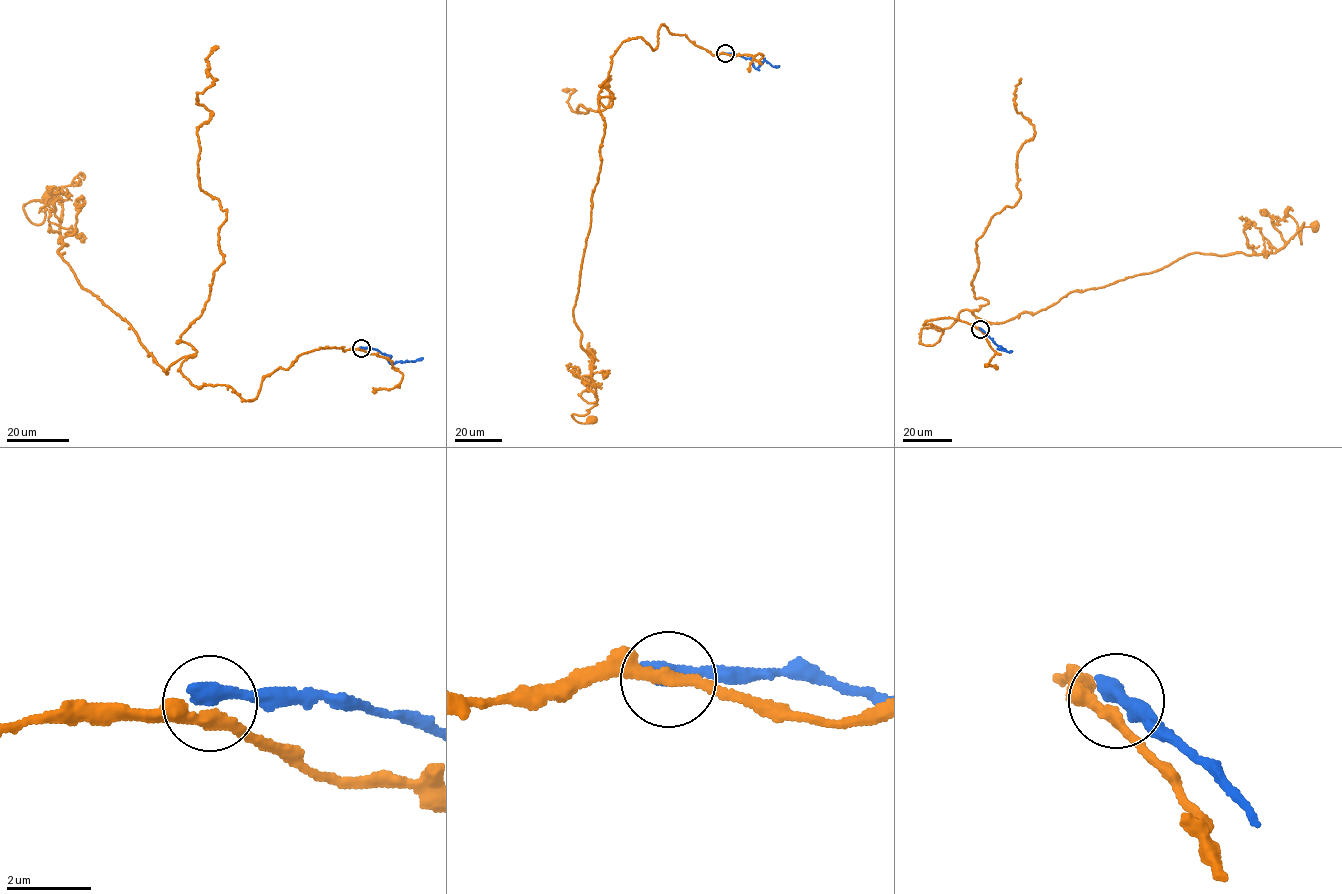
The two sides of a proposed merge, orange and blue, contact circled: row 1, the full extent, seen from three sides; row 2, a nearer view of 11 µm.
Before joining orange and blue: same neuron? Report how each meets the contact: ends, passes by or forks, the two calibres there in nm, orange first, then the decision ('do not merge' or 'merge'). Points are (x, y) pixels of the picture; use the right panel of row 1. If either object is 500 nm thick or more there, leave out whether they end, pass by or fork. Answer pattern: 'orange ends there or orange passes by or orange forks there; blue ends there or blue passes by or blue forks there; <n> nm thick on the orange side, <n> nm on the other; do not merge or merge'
orange passes by; blue ends there; 240 nm thick on the orange side, 440 nm on the other; do not merge

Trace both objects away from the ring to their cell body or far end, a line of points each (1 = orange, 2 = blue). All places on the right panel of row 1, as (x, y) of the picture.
1: (980, 329), (930, 319), (939, 341), (919, 342), (961, 310), (1004, 322), (1189, 254), (1273, 253), (1313, 225)
2: (980, 329), (1004, 349), (999, 349), (1012, 350)

